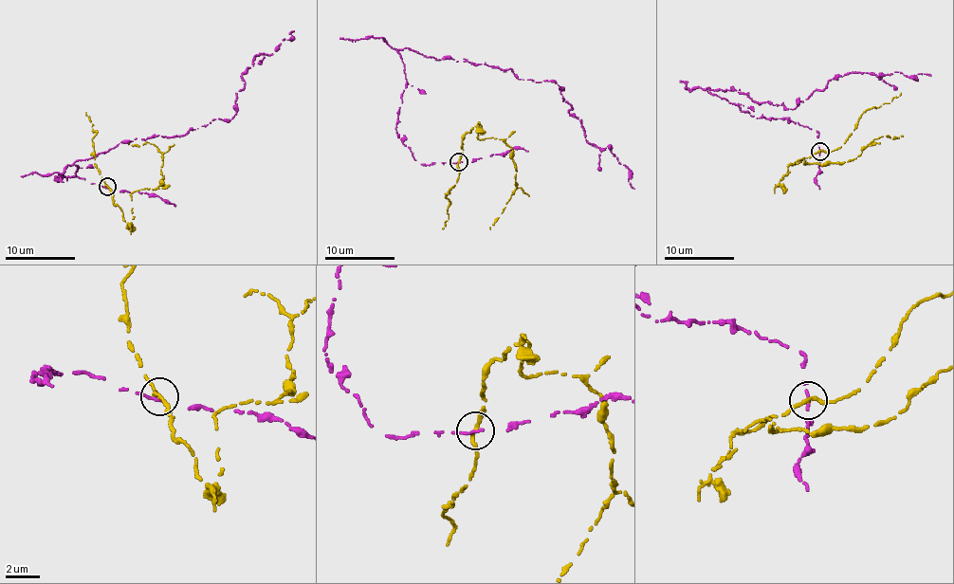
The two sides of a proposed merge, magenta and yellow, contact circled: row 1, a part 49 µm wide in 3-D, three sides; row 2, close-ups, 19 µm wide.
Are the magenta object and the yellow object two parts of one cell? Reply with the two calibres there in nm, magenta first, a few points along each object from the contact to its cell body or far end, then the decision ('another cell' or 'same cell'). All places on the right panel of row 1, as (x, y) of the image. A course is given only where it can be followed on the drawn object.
calibres 200 and 240 nm; course magenta (820, 152), (816, 130), (758, 118), (706, 89), (731, 87), (792, 109), (852, 72), (931, 76); course yellow (820, 152), (791, 163), (779, 182), (801, 158), (818, 165), (852, 161), (873, 141), (887, 136), (903, 136); another cell

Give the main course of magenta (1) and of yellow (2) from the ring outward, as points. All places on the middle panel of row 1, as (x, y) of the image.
1: (458, 162), (421, 164), (396, 130), (407, 84), (395, 48), (552, 81), (585, 139), (607, 146), (633, 190)
2: (458, 162), (462, 136), (475, 126), (481, 126), (479, 139), (496, 137), (511, 147), (518, 184), (490, 229)

